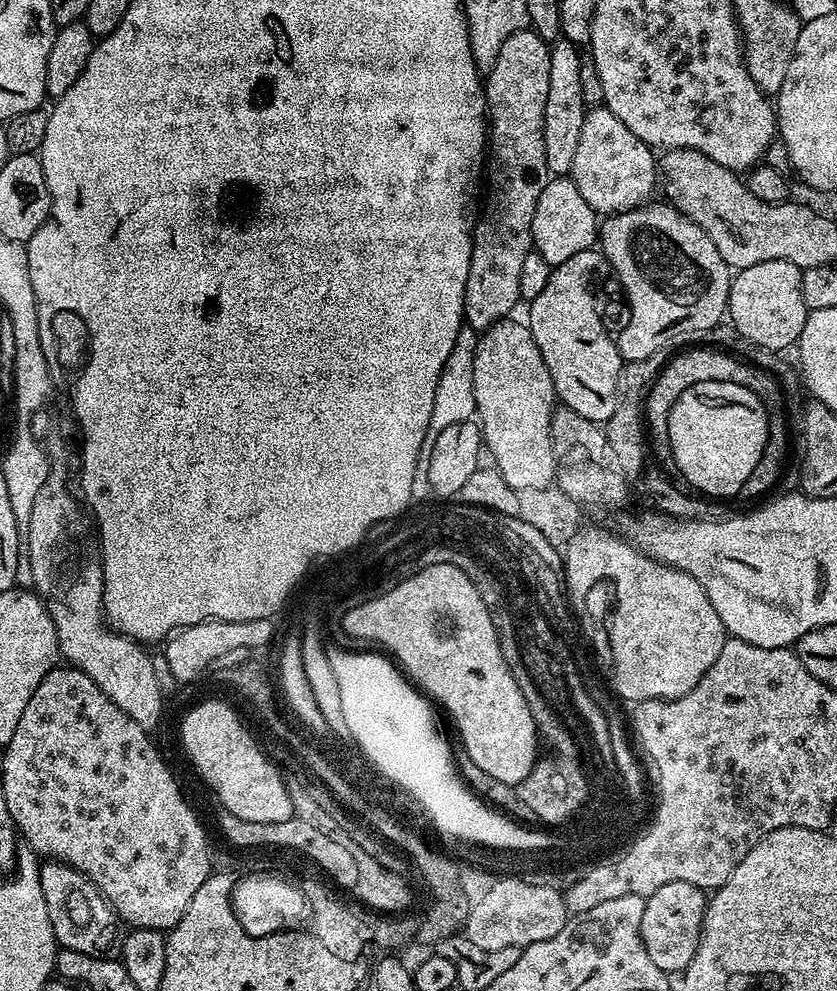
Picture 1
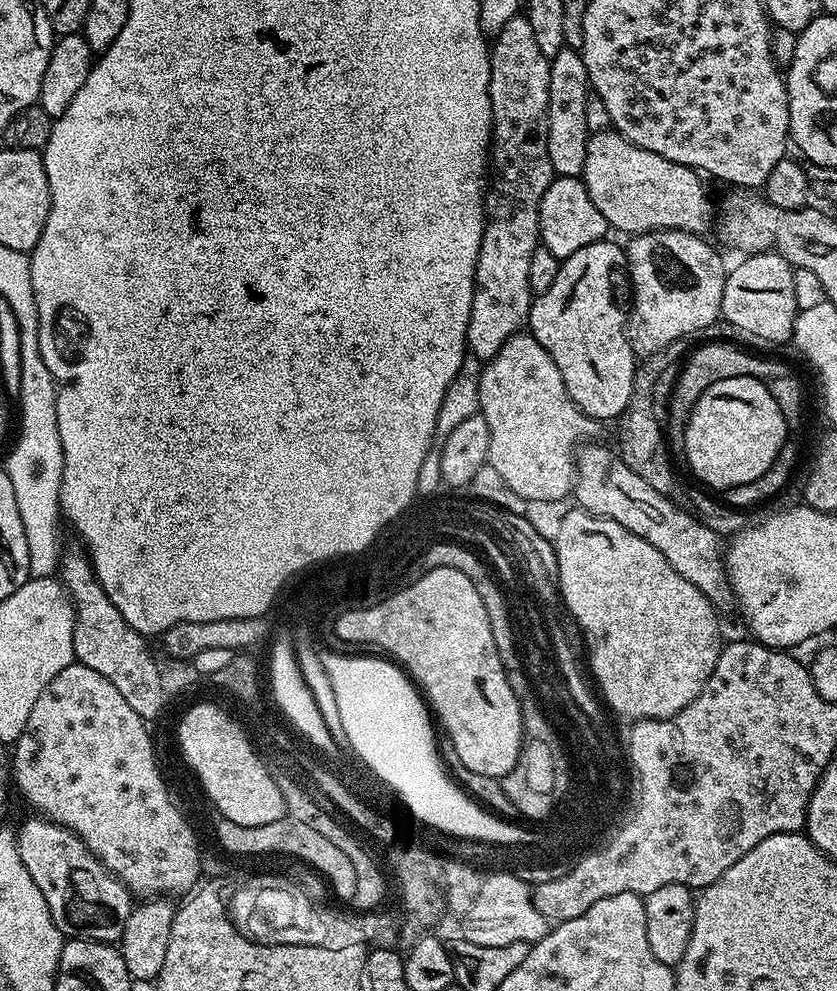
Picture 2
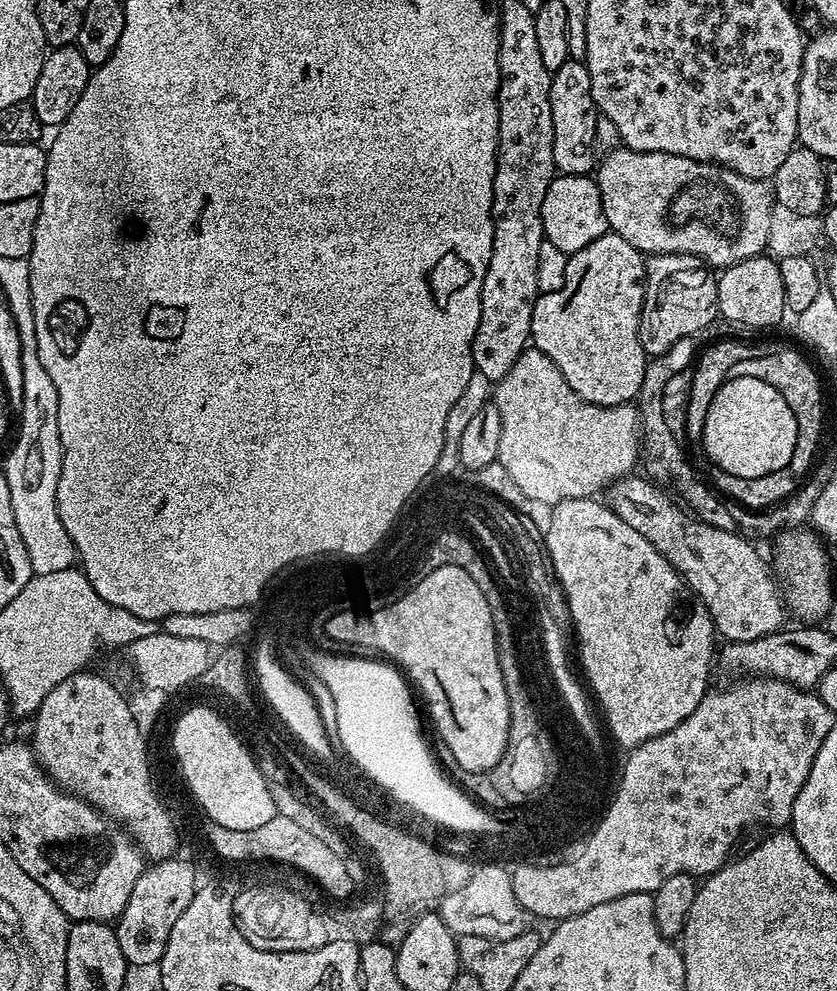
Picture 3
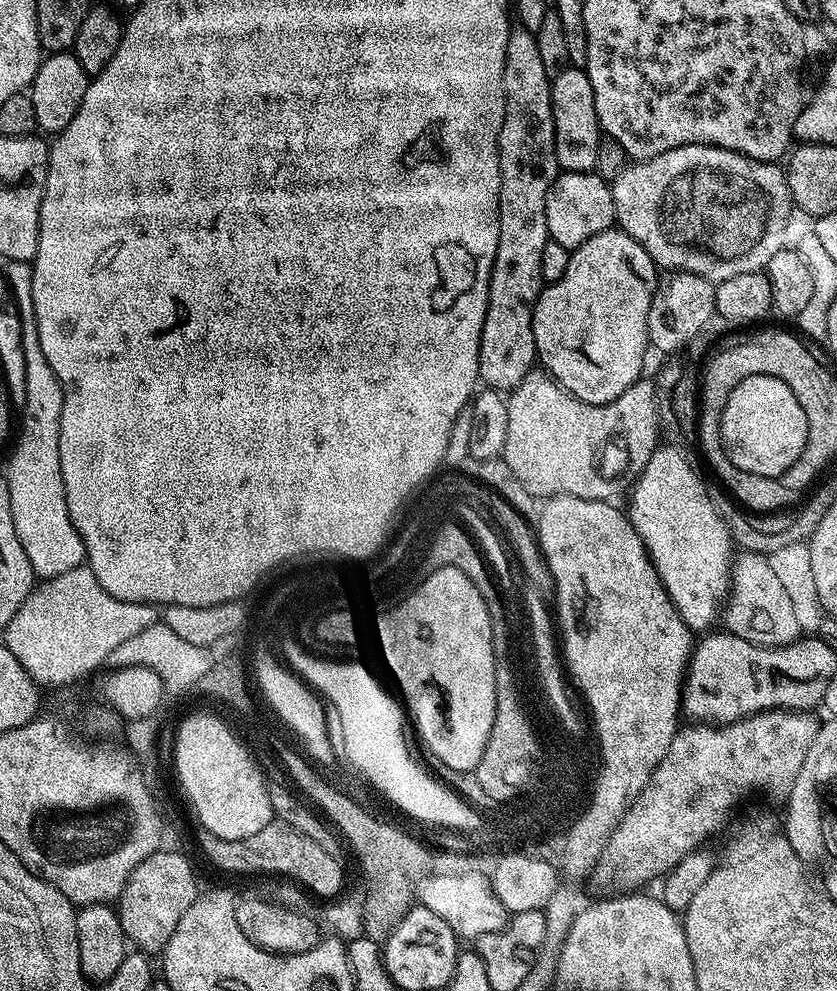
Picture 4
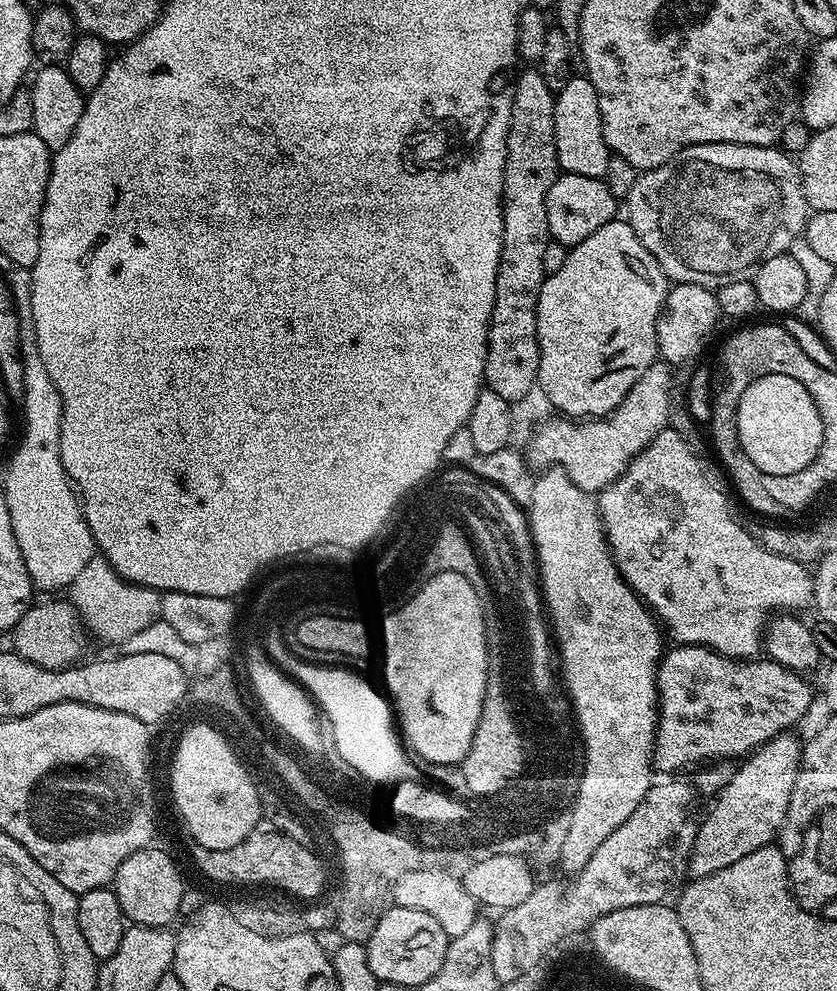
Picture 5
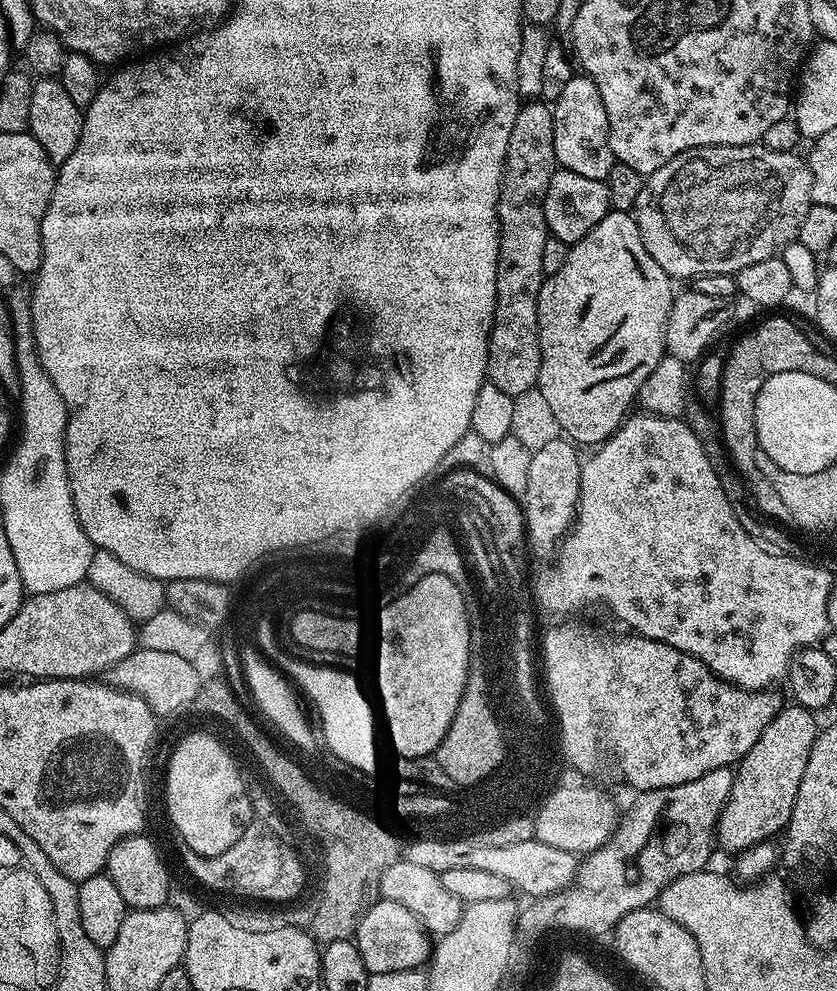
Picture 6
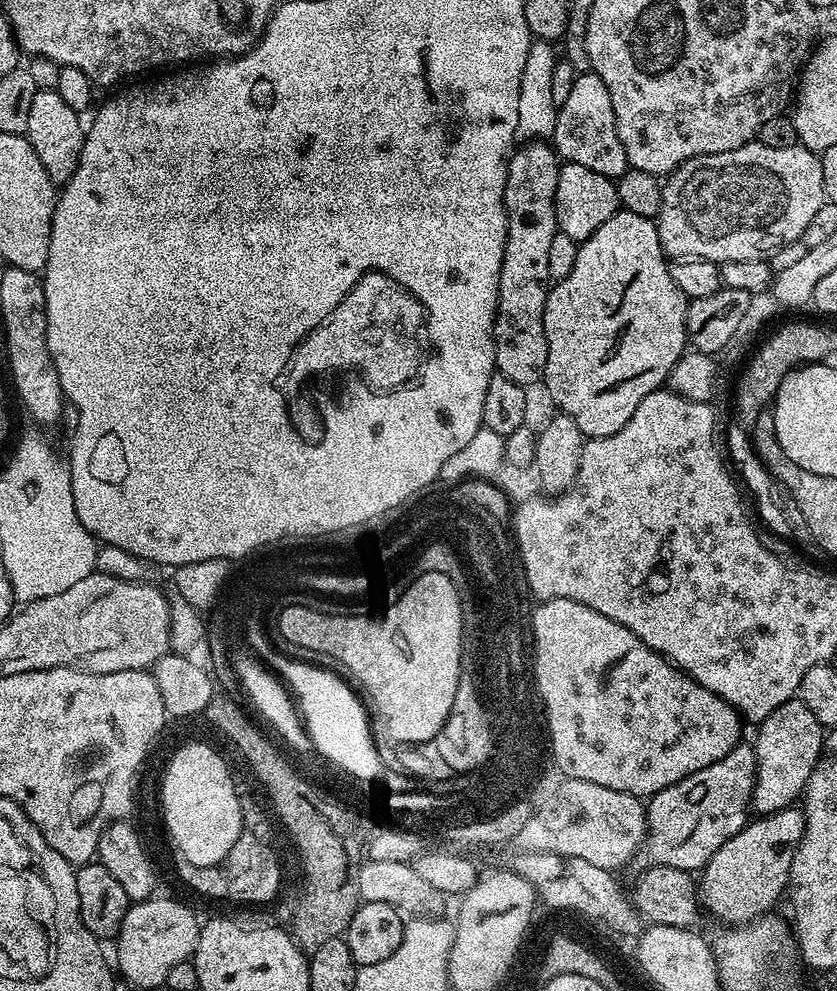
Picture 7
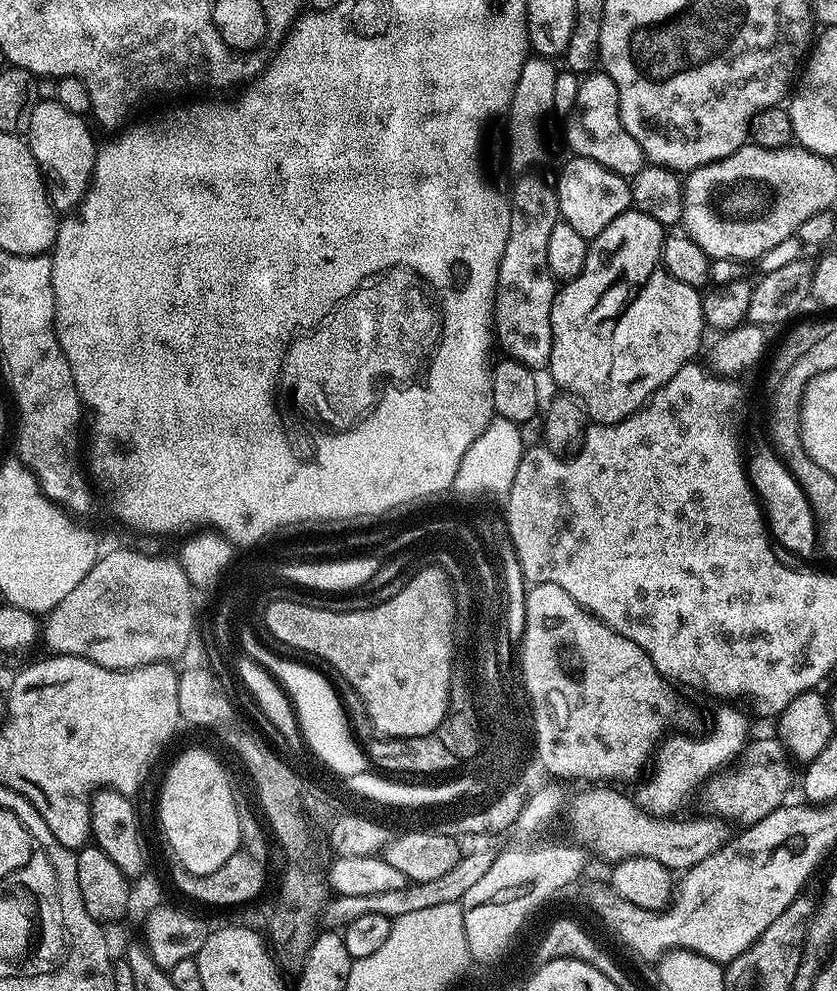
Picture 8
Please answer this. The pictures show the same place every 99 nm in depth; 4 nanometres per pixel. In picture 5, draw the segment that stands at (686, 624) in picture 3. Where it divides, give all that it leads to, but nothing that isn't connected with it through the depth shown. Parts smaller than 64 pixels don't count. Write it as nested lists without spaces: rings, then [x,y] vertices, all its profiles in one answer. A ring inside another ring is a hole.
[[[550,467],[543,469],[534,479],[533,482],[533,498],[528,507],[526,508],[526,515],[528,519],[528,523],[531,525],[531,533],[532,533],[532,541],[535,544],[536,549],[536,559],[538,561],[538,565],[540,568],[540,576],[539,576],[539,583],[542,585],[542,600],[543,603],[546,605],[547,611],[550,613],[552,611],[552,622],[550,618],[550,624],[553,628],[556,627],[556,636],[554,632],[554,640],[556,643],[556,640],[558,643],[560,643],[560,660],[562,663],[564,663],[564,680],[566,683],[568,683],[568,690],[566,689],[567,695],[570,697],[570,704],[571,707],[575,710],[576,707],[576,726],[578,729],[578,734],[581,739],[581,743],[584,746],[584,769],[582,771],[582,774],[580,776],[580,782],[578,784],[578,789],[575,794],[575,799],[573,801],[573,809],[571,814],[569,815],[567,822],[568,828],[560,842],[560,848],[558,850],[558,860],[560,862],[560,866],[564,873],[566,873],[566,876],[573,876],[581,872],[582,868],[586,866],[587,862],[590,862],[590,858],[594,856],[594,851],[598,850],[600,846],[602,846],[602,843],[605,842],[606,838],[610,836],[614,832],[614,830],[618,829],[618,827],[622,826],[623,822],[626,822],[628,818],[630,818],[630,815],[633,814],[634,810],[638,808],[638,806],[643,802],[645,795],[649,792],[650,788],[652,787],[654,783],[654,765],[652,762],[652,754],[653,754],[653,746],[656,742],[656,730],[657,730],[657,722],[656,718],[658,715],[658,697],[656,694],[656,669],[660,666],[660,658],[664,655],[666,651],[666,643],[664,644],[665,637],[662,635],[662,628],[661,625],[658,623],[655,616],[652,615],[651,612],[648,610],[647,604],[644,603],[643,600],[640,599],[639,596],[637,596],[636,591],[632,589],[630,585],[626,583],[624,580],[624,575],[620,572],[620,567],[616,564],[616,559],[612,556],[612,550],[608,547],[608,538],[604,535],[604,525],[600,522],[600,510],[597,504],[597,501],[593,499],[591,495],[587,492],[583,492],[581,488],[578,486],[574,486],[574,482],[571,478],[568,477],[566,474],[566,470],[562,470],[558,467]]]

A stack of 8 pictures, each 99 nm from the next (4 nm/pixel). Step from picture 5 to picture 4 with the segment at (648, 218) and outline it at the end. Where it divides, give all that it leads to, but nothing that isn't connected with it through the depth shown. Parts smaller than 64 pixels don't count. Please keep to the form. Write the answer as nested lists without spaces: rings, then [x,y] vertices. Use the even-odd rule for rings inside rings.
[[[709,144],[678,146],[674,150],[666,150],[666,154],[658,154],[649,160],[637,160],[629,163],[618,174],[616,180],[611,181],[610,187],[616,207],[616,224],[619,231],[630,234],[630,238],[634,238],[634,242],[642,245],[646,254],[650,254],[650,258],[656,263],[657,269],[667,270],[669,273],[689,272],[690,274],[698,274],[702,278],[713,282],[738,278],[738,274],[764,272],[768,267],[770,258],[774,258],[774,254],[778,254],[778,250],[785,247],[784,231],[788,228],[788,215],[794,212],[788,178],[785,169],[779,163],[755,160],[749,156],[743,156],[737,152],[731,152],[725,148],[710,146]]]

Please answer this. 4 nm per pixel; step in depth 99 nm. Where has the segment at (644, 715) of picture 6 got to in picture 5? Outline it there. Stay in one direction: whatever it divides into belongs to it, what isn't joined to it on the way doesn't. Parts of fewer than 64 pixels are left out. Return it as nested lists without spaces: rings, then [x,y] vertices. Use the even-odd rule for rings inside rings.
[[[697,644],[669,647],[656,669],[658,715],[652,754],[655,771],[680,774],[683,768],[695,769],[709,762],[724,762],[720,760],[728,760],[731,756],[742,758],[767,740],[795,729],[792,727],[807,714],[812,704],[812,688],[804,679],[801,673],[791,672],[786,666],[767,658],[738,660]]]

